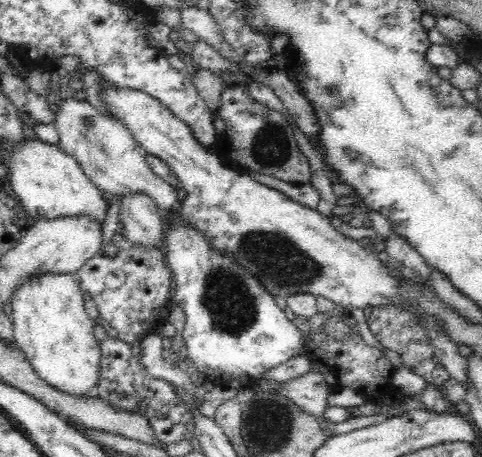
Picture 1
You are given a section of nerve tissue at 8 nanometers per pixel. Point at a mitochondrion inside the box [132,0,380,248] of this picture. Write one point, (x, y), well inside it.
(270, 146)

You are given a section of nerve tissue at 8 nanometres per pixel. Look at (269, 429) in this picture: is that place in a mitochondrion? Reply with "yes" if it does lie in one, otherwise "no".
yes

